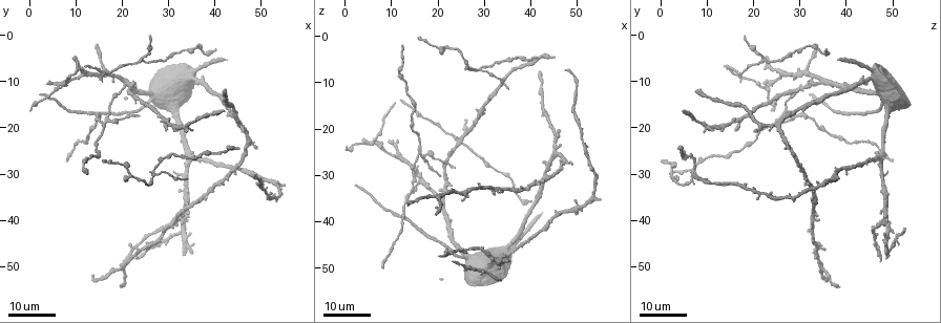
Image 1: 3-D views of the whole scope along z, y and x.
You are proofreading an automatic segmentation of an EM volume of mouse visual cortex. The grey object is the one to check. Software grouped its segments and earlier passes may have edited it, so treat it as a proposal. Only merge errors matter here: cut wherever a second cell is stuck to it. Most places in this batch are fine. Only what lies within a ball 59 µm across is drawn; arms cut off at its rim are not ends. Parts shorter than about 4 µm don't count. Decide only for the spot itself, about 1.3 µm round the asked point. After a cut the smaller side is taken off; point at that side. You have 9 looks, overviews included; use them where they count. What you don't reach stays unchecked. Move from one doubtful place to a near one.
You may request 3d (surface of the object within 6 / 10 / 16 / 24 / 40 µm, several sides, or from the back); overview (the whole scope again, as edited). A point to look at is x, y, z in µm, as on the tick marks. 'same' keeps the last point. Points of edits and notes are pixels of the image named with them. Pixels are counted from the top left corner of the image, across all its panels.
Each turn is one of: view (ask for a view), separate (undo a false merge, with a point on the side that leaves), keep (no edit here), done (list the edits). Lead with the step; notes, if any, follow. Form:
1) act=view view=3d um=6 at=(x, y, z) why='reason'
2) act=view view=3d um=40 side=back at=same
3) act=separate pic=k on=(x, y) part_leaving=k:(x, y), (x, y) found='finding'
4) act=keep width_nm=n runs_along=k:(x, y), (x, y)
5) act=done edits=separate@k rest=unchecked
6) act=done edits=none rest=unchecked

act=view view=3d um=16 at=(45.5, 19.5, 25.0) why='arms part here'

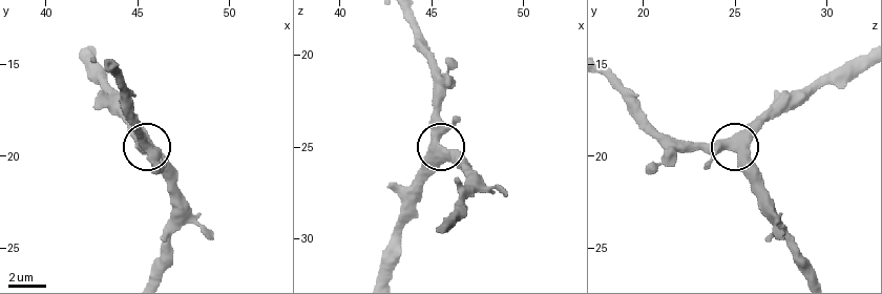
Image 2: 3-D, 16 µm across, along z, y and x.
act=view view=3d um=10 at=(45.7, 19.6, 25.1)

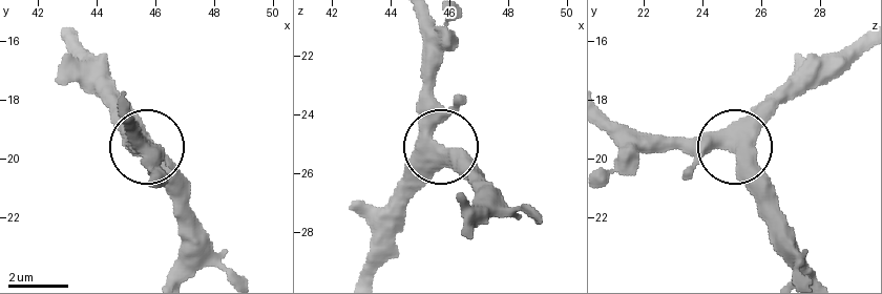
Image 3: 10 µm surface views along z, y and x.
act=keep arms=3 runs_along=3:(858, 37), (738, 147), (635, 150) found='one cell here'

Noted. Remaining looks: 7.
act=view view=3d um=16 at=(33.0, 40.0, 48.0) why='thin arm on a thick one'

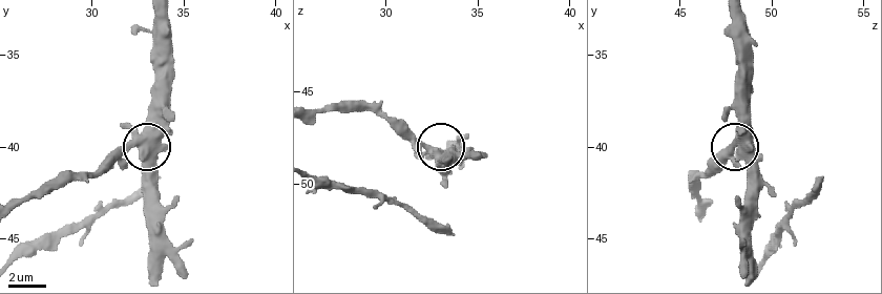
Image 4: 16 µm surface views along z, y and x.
act=view view=3d um=6 at=(32.4, 39.8, 48.1)

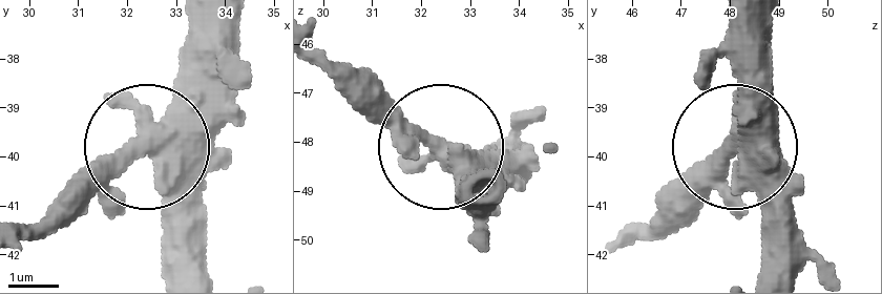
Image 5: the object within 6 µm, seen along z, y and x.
act=keep arms=3 runs_along=5:(221, 27), (209, 78), (62, 225) found='one cell here'

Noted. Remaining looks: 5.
act=view view=3d um=24 at=(20.0, 50.5, 34.5) why='a fork'

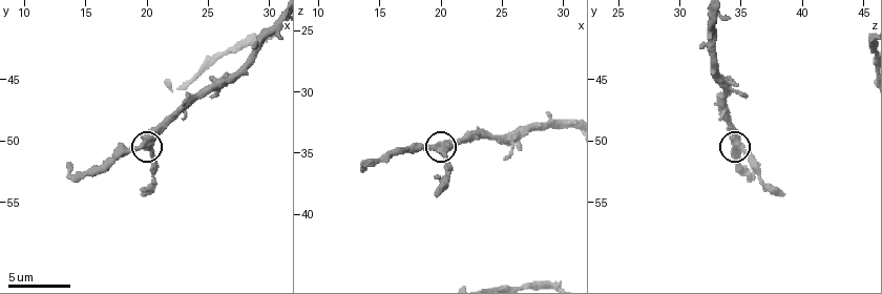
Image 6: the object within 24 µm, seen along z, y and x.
act=view view=3d um=10 at=(20.2, 50.6, 35.2)

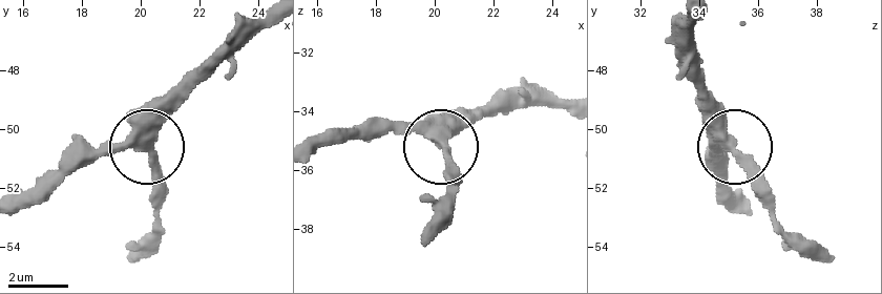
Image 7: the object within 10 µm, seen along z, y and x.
act=view view=3d um=10 side=back at=(20.1, 50.7, 35.1)

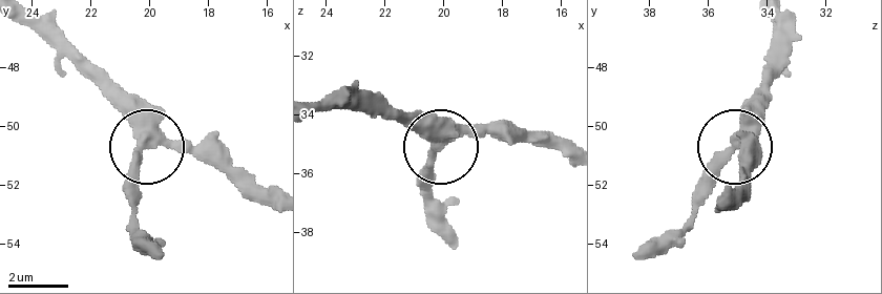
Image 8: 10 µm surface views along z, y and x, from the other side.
act=keep arms=3 runs_along=8:(26, 18), (139, 139), (139, 204) found='all the same cell'

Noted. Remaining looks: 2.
act=view view=3d um=16 at=(24.5, 32.0, 3.0) why='thick turns thin'

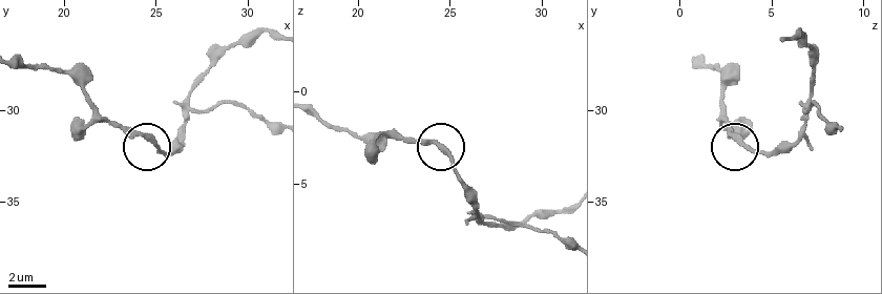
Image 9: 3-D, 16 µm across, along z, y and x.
act=view view=3d um=6 at=(24.8, 31.7, 3.3)

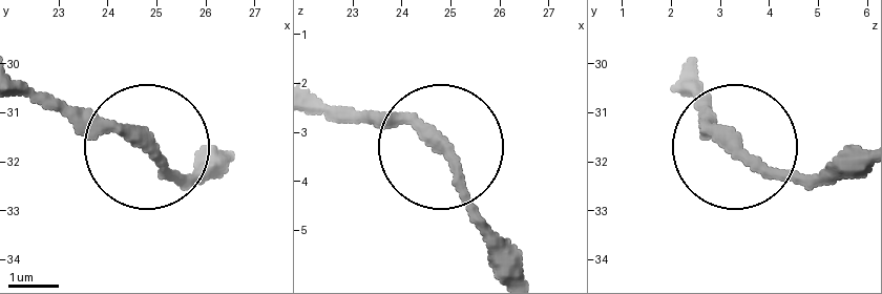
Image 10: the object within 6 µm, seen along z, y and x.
act=keep found='all the same cell'

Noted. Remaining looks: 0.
act=done edits=none rest=unchecked

